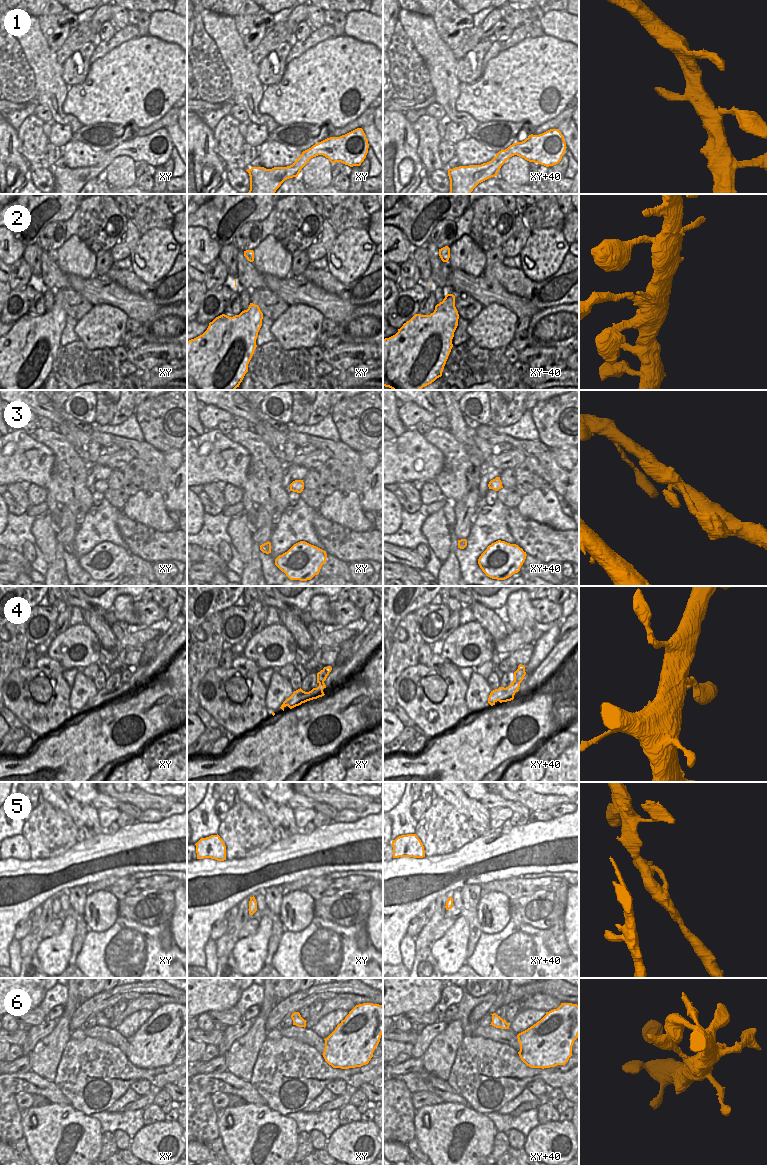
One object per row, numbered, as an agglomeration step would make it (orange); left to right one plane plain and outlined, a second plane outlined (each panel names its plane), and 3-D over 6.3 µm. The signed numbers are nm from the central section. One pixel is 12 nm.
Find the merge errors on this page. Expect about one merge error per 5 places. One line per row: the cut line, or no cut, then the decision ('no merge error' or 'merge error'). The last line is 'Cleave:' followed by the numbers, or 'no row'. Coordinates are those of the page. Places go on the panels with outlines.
1: no cut; no merge error
2: no cut; no merge error
3: no cut; no merge error
4: cut in xy+40 along (513, 681), (519, 683); merge error
5: no cut; no merge error
6: no cut; no merge error
Cleave: 4

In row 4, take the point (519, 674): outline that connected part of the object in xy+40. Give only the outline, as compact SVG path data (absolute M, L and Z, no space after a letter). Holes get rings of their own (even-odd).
M519 665L518 669L514 672L514 681L515 683L521 683L526 675L525 666Z

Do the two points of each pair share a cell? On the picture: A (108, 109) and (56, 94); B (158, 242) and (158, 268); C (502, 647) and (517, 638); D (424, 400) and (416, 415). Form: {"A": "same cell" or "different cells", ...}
{"A": "different cells", "B": "same cell", "C": "same cell", "D": "different cells"}

